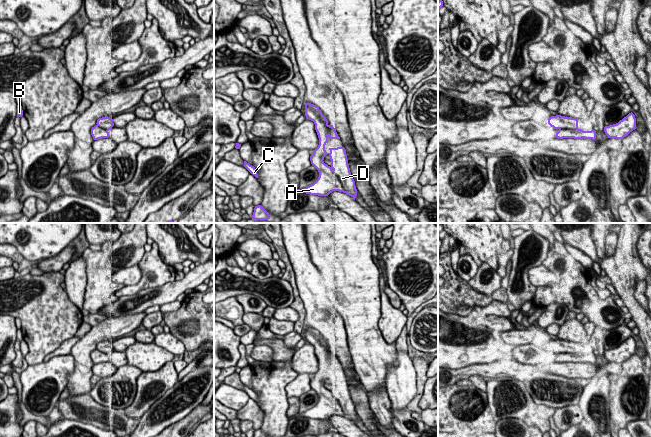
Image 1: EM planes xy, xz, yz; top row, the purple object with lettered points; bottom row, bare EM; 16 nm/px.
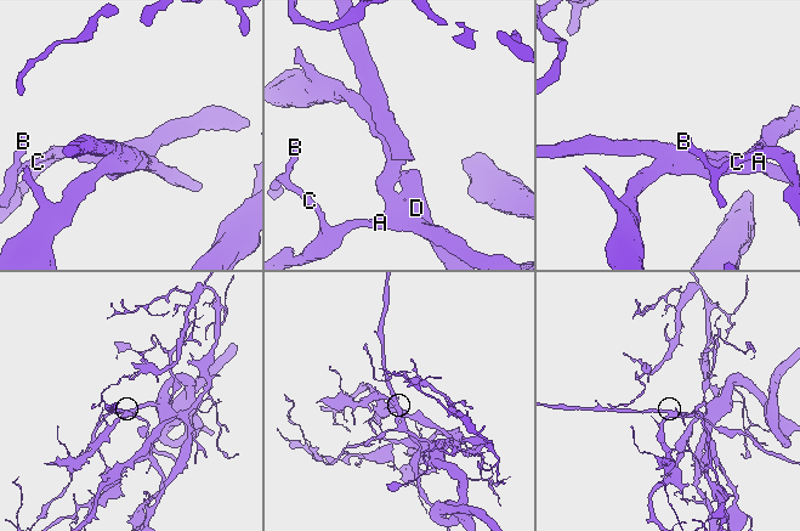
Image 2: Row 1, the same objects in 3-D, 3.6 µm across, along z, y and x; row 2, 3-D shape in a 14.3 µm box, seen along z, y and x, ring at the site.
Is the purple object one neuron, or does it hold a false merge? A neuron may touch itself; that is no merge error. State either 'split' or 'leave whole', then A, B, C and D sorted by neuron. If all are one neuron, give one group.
split; A B C / D

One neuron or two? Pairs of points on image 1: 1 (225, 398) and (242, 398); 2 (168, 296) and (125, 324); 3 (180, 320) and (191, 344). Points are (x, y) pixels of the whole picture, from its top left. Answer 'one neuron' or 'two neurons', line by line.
1: one neuron
2: two neurons
3: one neuron

